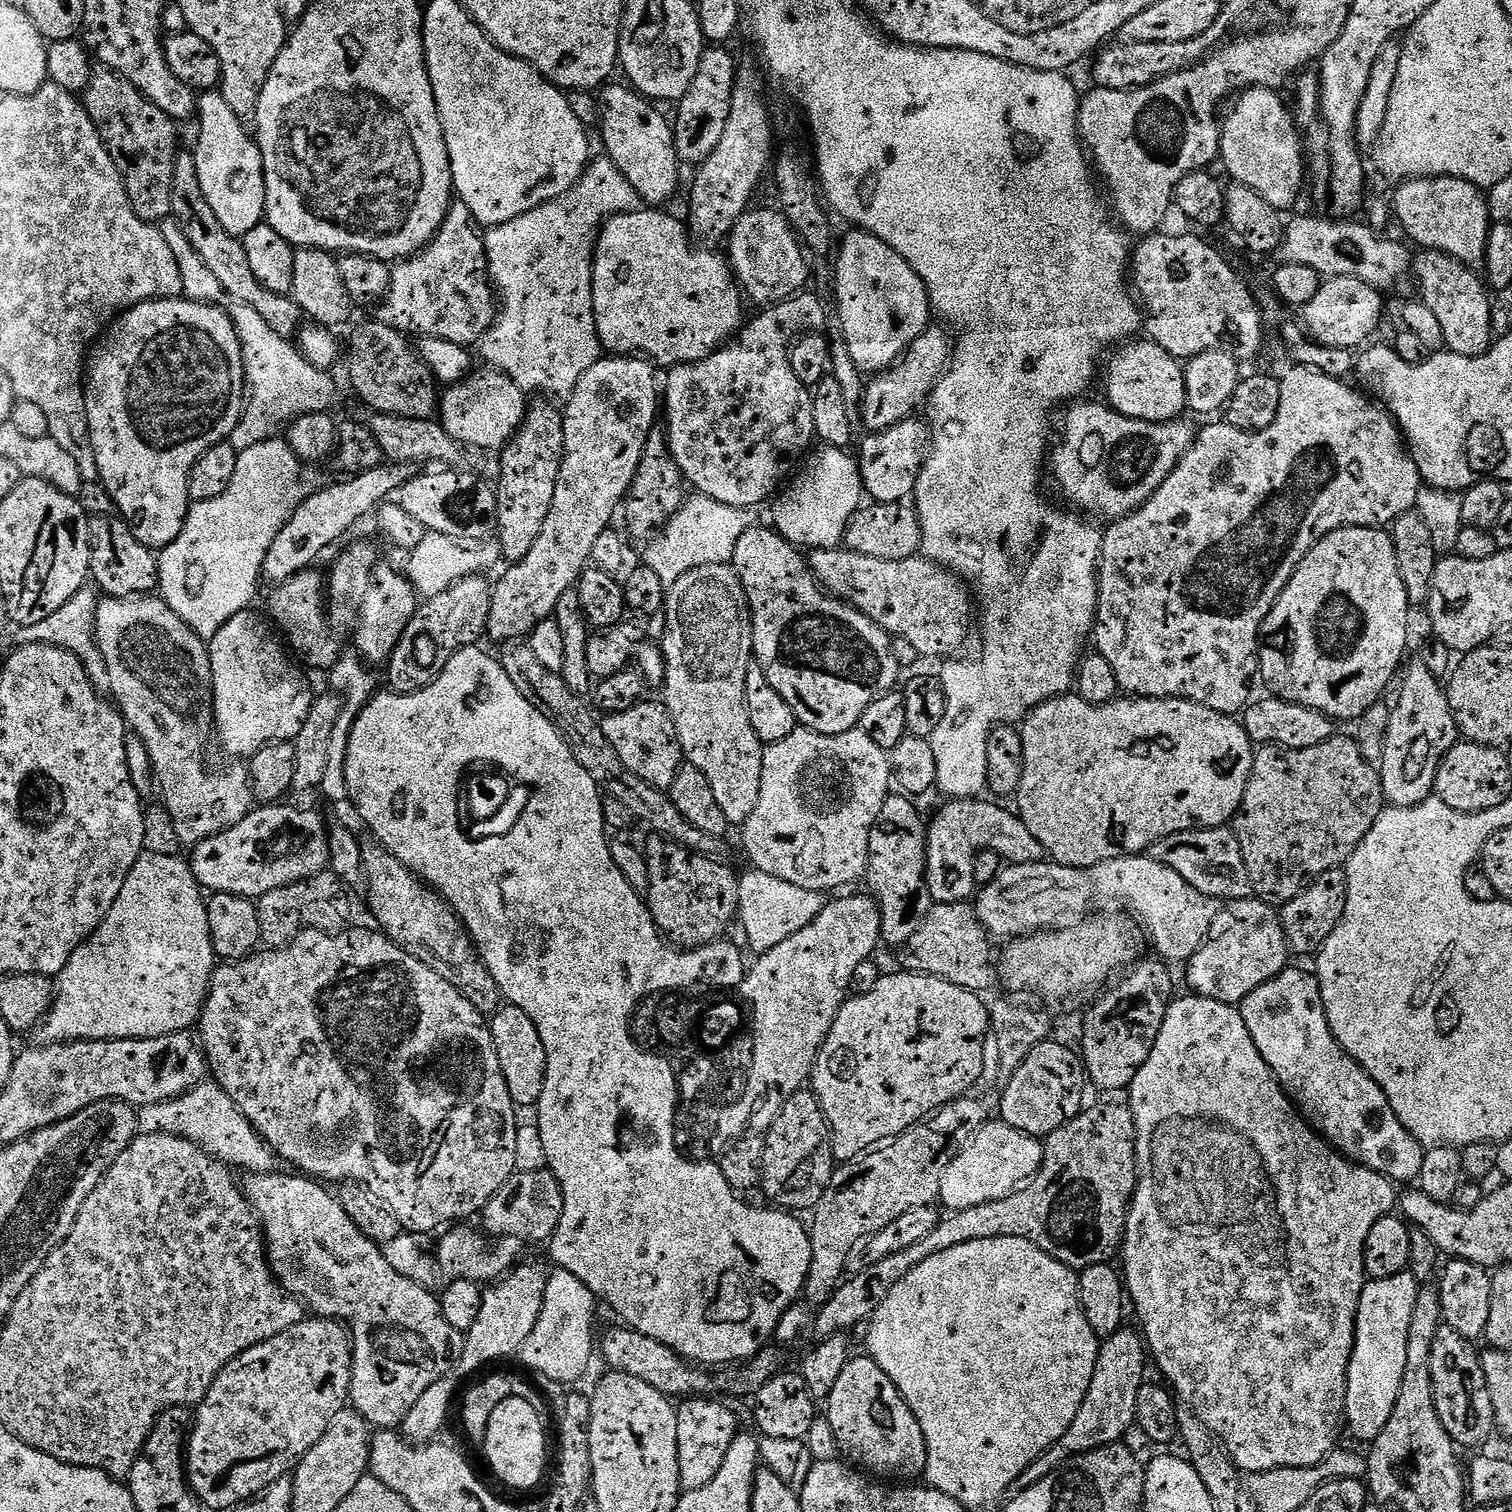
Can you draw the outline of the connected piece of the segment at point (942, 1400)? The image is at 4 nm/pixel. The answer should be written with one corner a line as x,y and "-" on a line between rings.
1021,1236
970,1240
962,1245
950,1246
948,1250
942,1250
926,1258
924,1262
918,1262
918,1266
914,1266
897,1282
894,1290
886,1294
878,1310
867,1321
867,1328
867,1355
887,1374
890,1382
894,1382
894,1386
910,1406
914,1418
918,1418
918,1426
922,1426
928,1455
923,1479
968,1510
980,1508
996,1499
1039,1456
1060,1441
1062,1434
1066,1434
1082,1406
1082,1398
1086,1398
1090,1378
1094,1378
1094,1366
1102,1343
1101,1337
1096,1336
1094,1330
1090,1330
1090,1322
1086,1322
1086,1314
1080,1305
1080,1281
1077,1273
1067,1264
1058,1262
1053,1256
1043,1252
1034,1242

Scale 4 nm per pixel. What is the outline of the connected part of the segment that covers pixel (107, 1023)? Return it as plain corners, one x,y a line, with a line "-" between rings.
145,850
141,852
138,862
134,862
122,886
122,894
118,894
114,906
110,906
110,914
106,914
98,930
94,930
94,934
90,934
90,938
81,942
78,950
70,954
66,966
55,977
52,1008
39,1025
38,1032
45,1036
43,1039
49,1044
66,1044
70,1040
145,1040
146,1038
162,1038
166,1034
175,1032
189,1031
200,1019
204,1000
208,997
212,974
217,967
218,957
210,938
210,918
206,896
194,878
191,863
187,859
179,860
176,856
167,856
164,852

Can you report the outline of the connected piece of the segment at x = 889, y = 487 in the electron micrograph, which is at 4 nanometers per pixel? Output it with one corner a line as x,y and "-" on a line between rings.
909,418
881,432
865,435
860,444
860,481
864,483
865,493
877,504
899,504
915,493
930,447
929,425
923,419
916,419

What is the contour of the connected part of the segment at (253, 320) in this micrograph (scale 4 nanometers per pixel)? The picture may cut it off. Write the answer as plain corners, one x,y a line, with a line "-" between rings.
171,218
159,225
160,233
166,238
174,258
178,262
178,274
182,274
184,296
199,304
214,304
232,319
238,342
242,346
244,363
244,382
250,399
247,401
244,414
238,426
234,426
230,443
236,452
250,450
258,442
273,439
275,428
283,429
289,422
311,412
328,412
336,400
336,384
328,377
329,373
316,368
300,352
291,339
274,334
270,325
254,311
254,306
238,302
222,290
218,277
206,267
206,262
198,258
194,246
182,234
182,226

